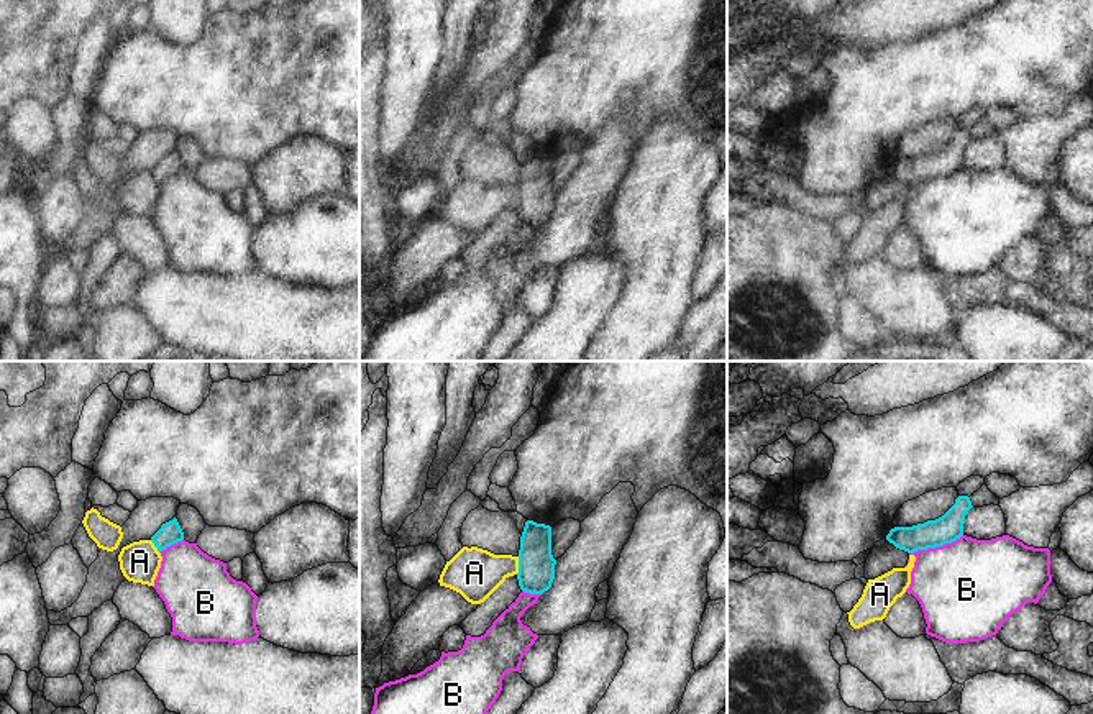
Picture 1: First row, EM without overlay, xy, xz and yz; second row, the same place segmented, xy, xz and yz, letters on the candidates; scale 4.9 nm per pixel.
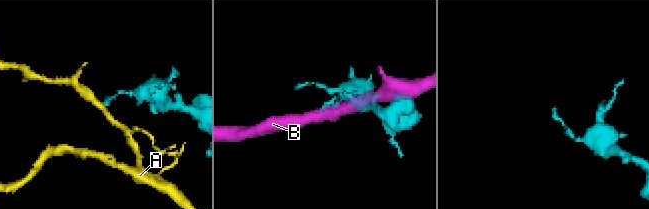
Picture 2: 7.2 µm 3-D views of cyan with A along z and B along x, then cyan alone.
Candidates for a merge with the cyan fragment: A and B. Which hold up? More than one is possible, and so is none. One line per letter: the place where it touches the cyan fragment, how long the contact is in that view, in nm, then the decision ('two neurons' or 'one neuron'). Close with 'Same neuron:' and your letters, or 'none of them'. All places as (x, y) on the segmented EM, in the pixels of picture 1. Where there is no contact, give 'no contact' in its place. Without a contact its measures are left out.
A: meets cyan in xz at (519, 565); contact 90 nm long; two neurons
B: meets cyan in yz at (936, 545); contact 280 nm long; two neurons
Same neuron: none of them

